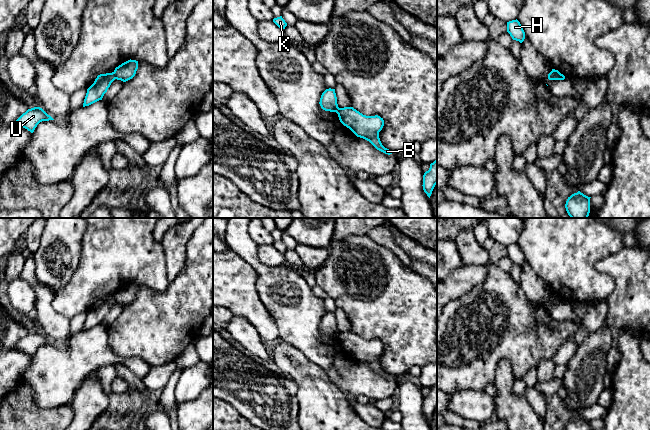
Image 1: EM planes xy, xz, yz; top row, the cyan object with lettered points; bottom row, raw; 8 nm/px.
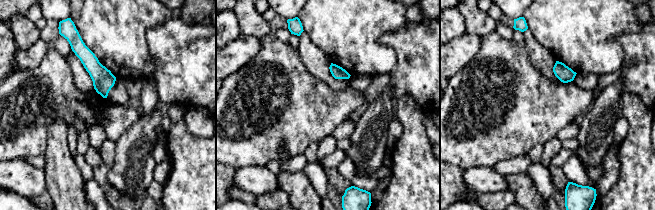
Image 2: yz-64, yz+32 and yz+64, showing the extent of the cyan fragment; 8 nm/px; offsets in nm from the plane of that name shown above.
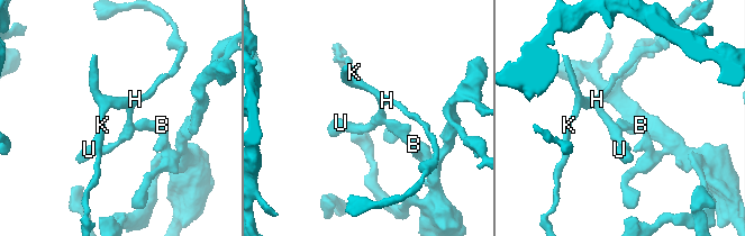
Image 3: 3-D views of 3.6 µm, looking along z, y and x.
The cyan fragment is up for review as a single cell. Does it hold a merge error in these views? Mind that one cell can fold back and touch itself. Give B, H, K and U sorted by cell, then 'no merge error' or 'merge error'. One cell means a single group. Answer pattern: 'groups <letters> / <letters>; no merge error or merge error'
groups B / H K U; merge error

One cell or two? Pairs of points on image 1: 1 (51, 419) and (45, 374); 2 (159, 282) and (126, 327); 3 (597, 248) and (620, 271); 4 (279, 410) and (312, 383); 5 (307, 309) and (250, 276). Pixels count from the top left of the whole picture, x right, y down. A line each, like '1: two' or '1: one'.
1: two
2: two
3: two
4: two
5: two

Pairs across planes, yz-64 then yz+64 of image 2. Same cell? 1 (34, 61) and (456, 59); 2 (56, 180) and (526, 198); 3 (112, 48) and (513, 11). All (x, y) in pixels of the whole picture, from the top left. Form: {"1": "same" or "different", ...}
{"1": "same", "2": "same", "3": "different"}

